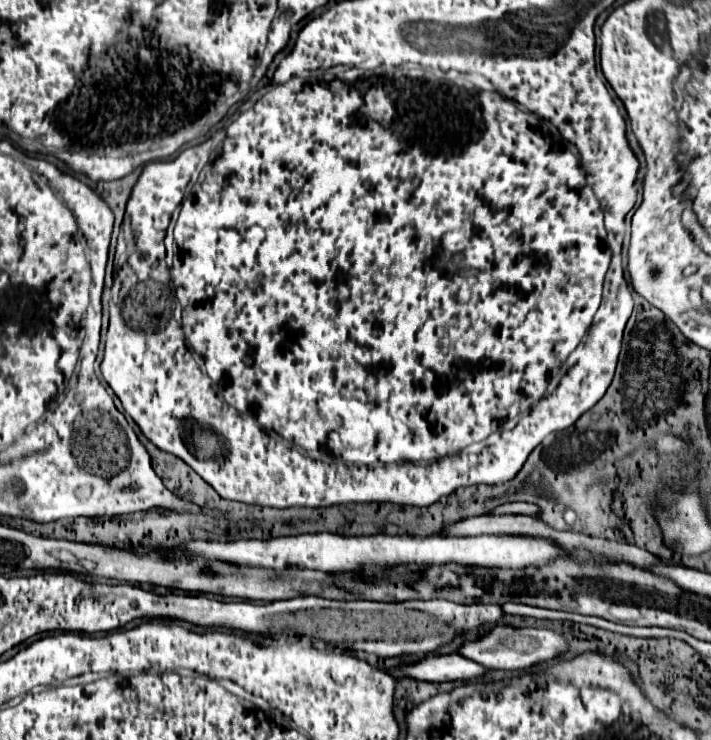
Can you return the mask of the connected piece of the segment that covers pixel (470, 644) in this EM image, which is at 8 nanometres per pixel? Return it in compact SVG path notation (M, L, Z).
M494 626L490 632L476 640L466 640L458 654L462 654L468 660L476 660L476 664L482 664L486 668L498 668L498 670L526 670L536 662L552 660L568 650L566 640L552 632L552 630L540 630L540 628L512 628L512 626Z

